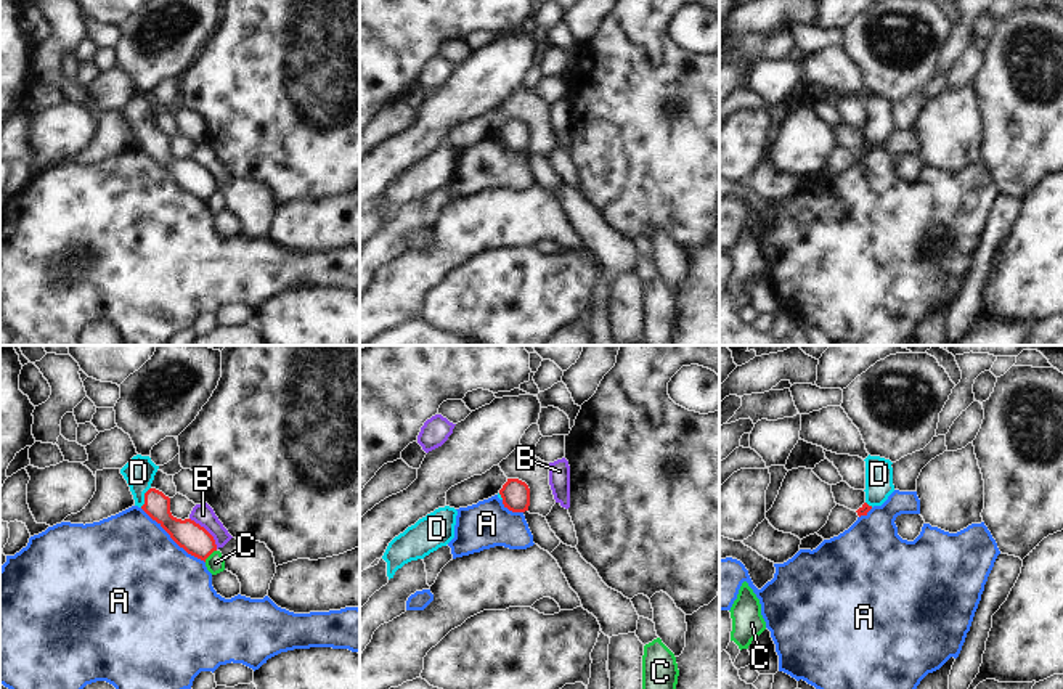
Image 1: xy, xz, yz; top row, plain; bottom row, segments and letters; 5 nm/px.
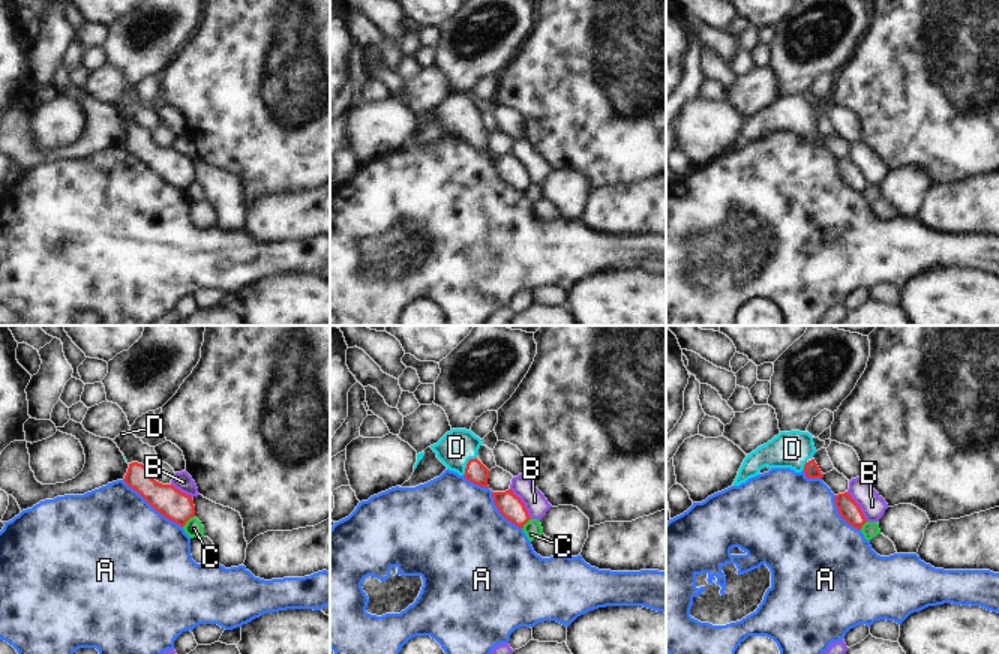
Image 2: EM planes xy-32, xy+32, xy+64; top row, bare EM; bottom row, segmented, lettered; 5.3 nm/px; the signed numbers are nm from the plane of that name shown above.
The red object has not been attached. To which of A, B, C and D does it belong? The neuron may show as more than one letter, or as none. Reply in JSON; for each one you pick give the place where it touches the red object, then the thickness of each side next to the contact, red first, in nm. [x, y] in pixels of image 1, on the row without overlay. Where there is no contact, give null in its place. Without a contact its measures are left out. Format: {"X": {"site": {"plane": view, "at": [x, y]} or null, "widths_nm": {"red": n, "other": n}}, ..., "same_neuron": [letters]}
{"D": {"site": {"plane": "xy", "at": [145, 137]}, "widths_nm": {"red": 130, "other": 150}}, "same_neuron": ["D"]}

